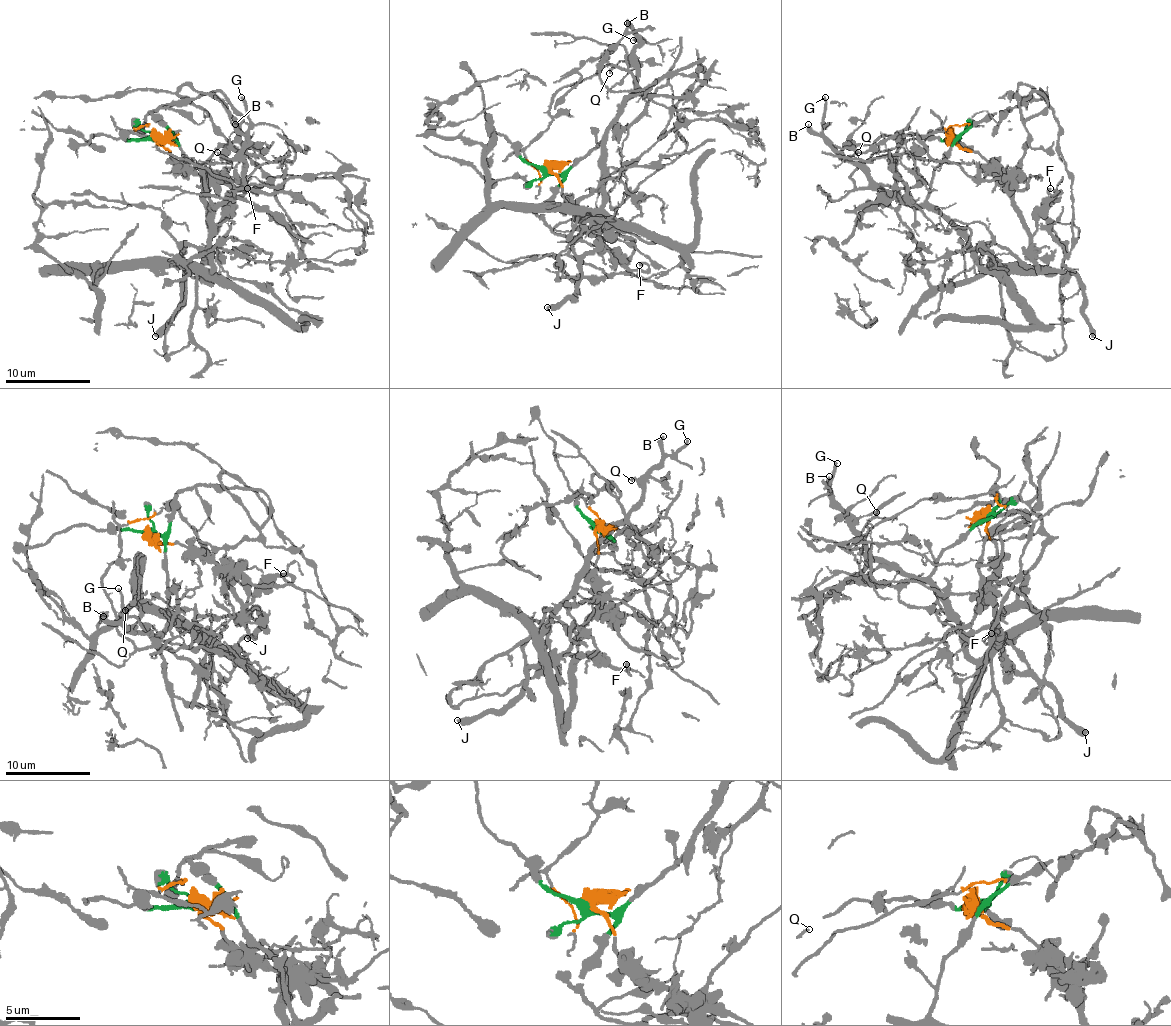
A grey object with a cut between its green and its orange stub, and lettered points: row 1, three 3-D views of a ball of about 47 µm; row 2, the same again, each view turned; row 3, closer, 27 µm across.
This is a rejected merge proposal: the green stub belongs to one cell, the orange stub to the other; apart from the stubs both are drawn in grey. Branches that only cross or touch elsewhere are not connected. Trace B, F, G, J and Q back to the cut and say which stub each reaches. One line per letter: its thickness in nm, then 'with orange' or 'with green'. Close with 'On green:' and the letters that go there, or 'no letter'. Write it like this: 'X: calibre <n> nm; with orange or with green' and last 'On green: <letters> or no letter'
B: calibre 400 nm; with green
F: calibre 240 nm; with orange
G: calibre 200 nm; with green
J: calibre 480 nm; with orange
Q: calibre 150 nm; with green
On green: B, G, Q

